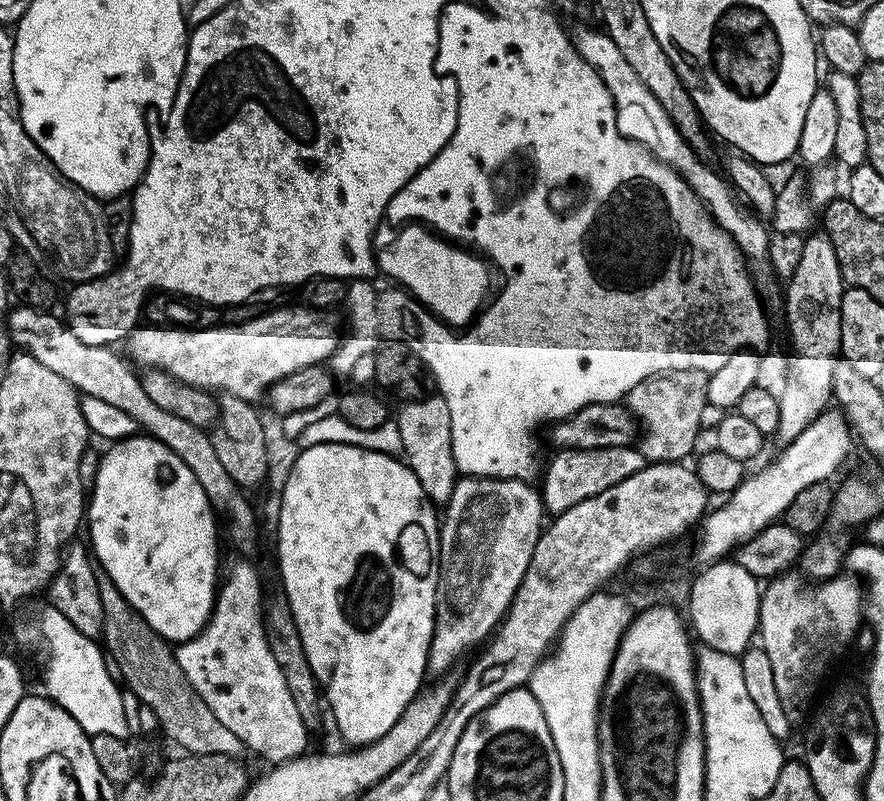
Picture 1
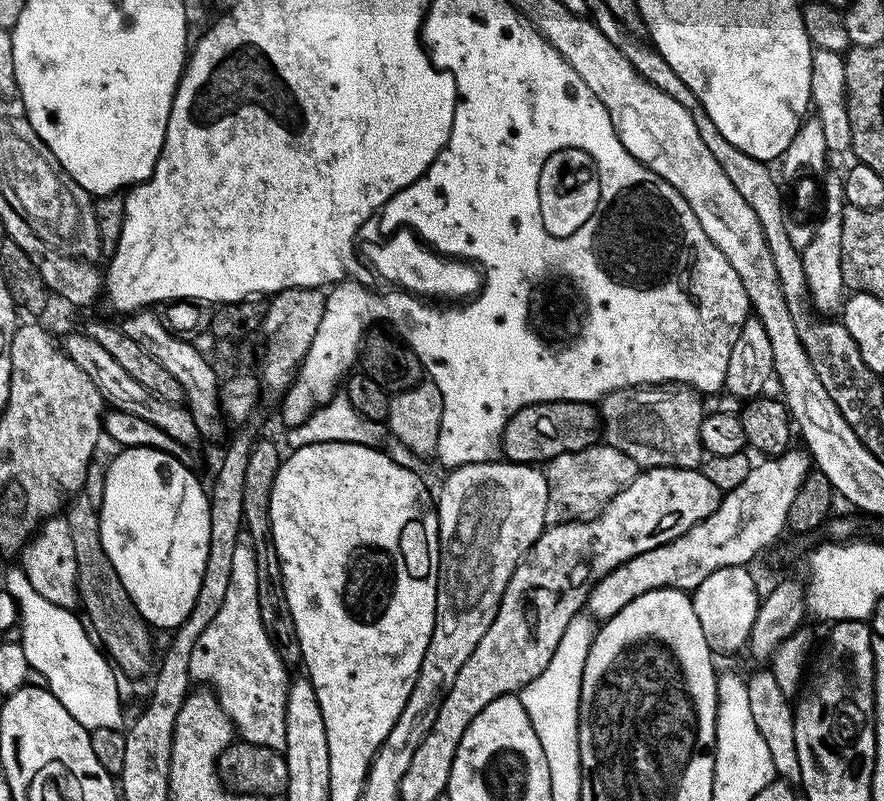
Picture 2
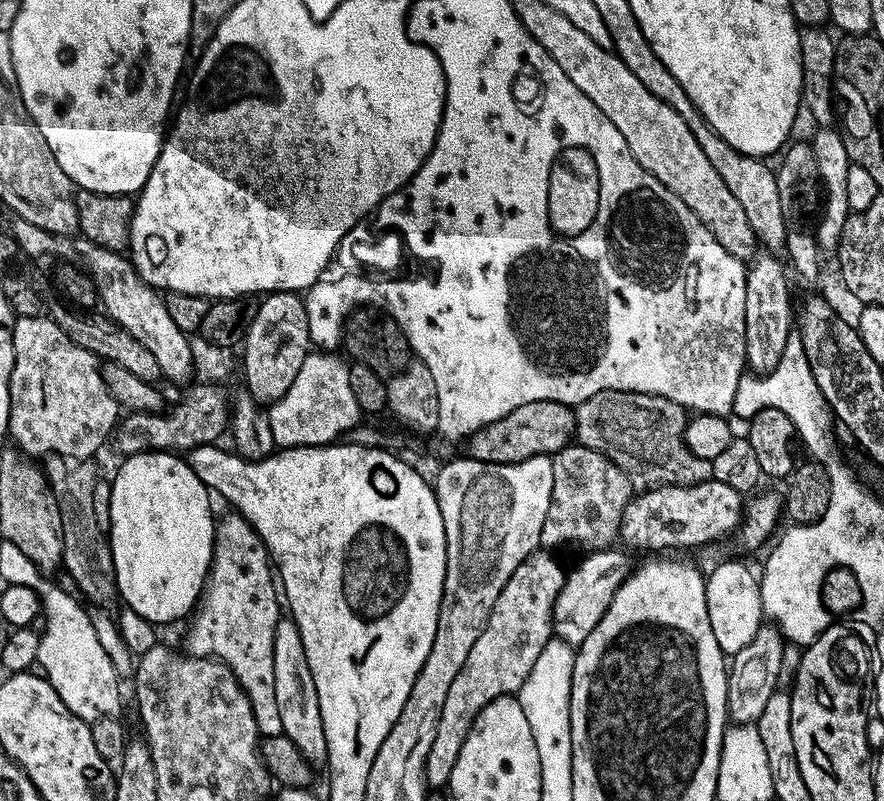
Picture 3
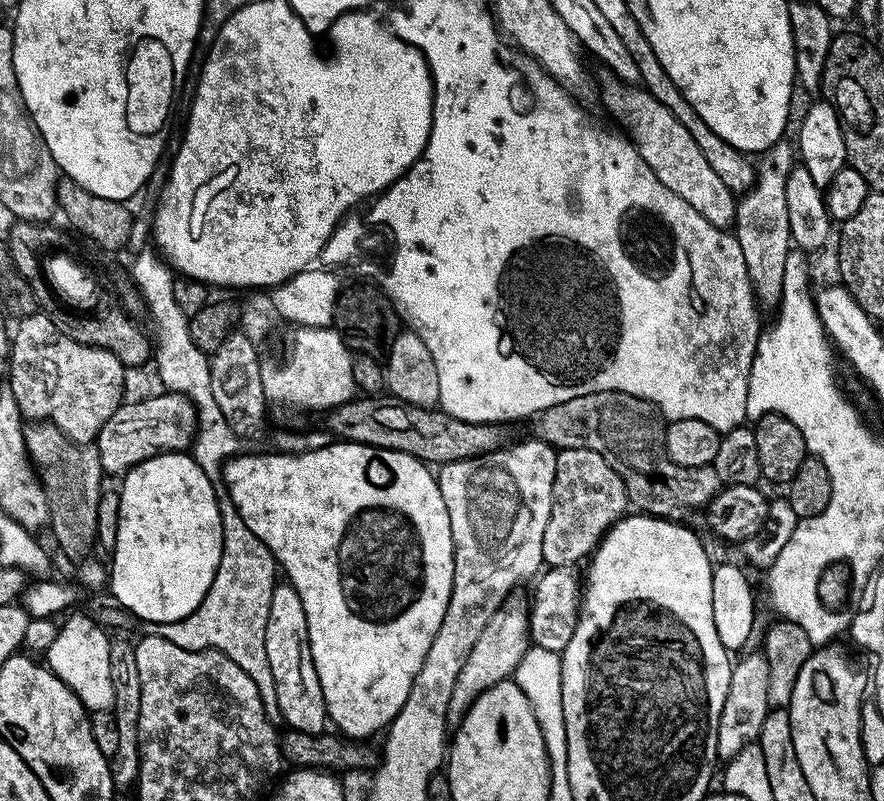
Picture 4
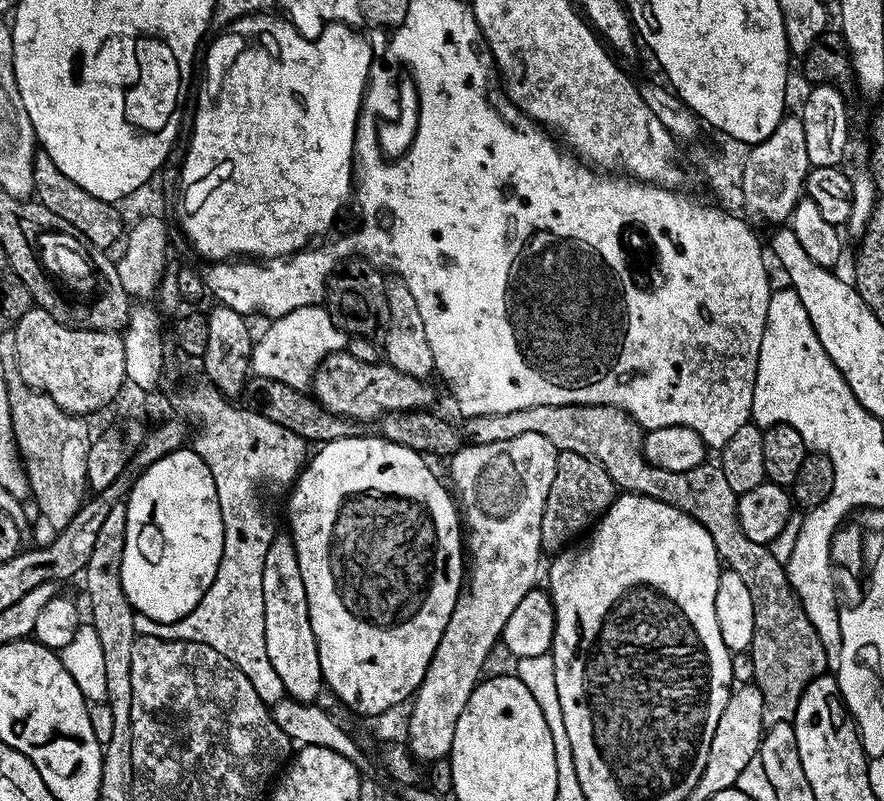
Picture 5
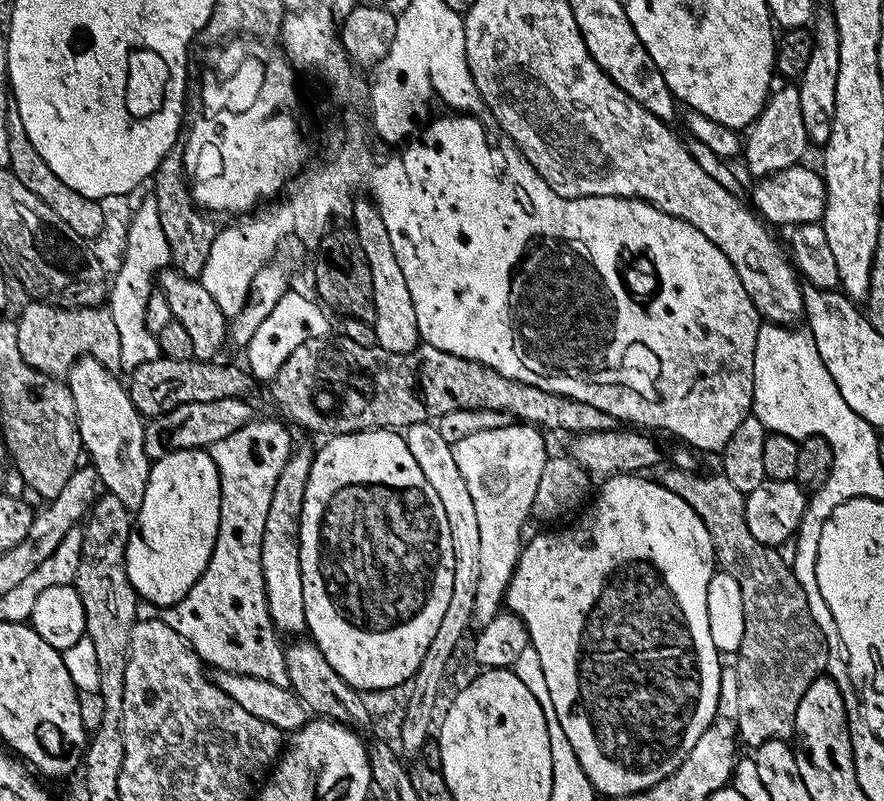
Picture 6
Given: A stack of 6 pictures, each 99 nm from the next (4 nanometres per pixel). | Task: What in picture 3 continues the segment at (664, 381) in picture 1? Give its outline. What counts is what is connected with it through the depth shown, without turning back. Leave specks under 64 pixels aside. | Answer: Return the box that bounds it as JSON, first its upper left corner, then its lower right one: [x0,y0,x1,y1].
[575,390,712,490]

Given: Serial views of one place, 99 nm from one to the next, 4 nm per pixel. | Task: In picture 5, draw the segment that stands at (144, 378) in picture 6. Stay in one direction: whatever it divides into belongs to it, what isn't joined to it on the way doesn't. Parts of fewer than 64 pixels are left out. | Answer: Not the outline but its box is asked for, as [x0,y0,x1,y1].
[243,375,357,445]

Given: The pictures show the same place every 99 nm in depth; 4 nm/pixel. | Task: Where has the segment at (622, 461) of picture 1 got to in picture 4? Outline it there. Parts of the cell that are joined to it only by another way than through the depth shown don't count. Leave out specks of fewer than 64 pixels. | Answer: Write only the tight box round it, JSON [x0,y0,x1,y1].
[542,448,628,568]

